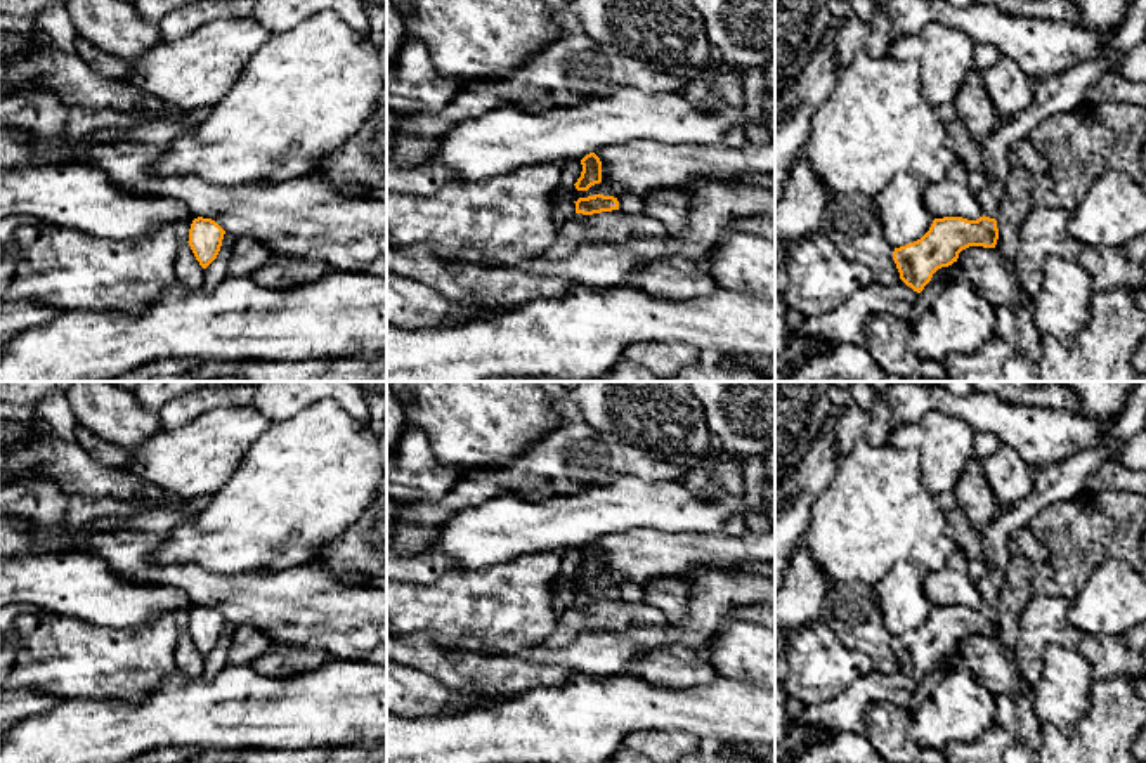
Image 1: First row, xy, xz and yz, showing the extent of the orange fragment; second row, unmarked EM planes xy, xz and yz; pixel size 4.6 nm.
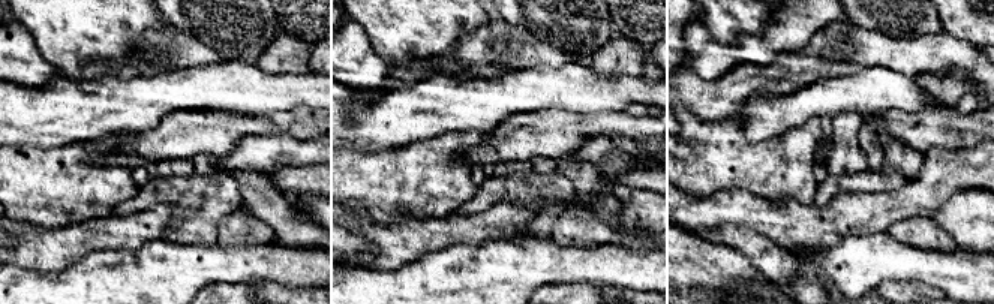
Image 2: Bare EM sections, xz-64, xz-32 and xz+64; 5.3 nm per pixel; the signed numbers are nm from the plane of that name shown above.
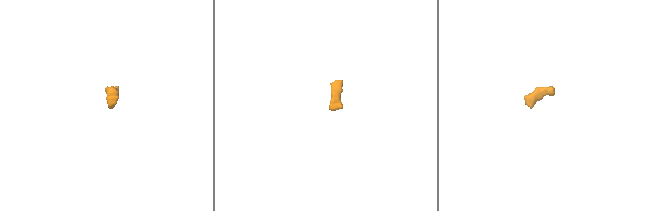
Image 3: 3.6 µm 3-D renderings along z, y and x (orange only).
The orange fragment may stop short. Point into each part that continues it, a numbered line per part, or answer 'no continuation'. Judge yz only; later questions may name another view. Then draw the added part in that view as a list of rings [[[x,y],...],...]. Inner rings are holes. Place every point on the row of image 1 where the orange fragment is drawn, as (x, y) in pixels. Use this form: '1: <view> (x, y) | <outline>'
1: yz (1065, 91) | [[[1134,0],[1123,24],[1099,59],[1077,64],[1033,83],[1033,99],[1014,118],[999,118],[992,134],[980,144],[986,184],[976,192],[985,217],[995,218],[1000,208],[1006,179],[1011,170],[1011,144],[1056,113],[1066,113],[1085,102],[1087,88],[1106,73],[1115,73],[1120,57],[1146,42],[1146,0]]]
2: yz (845, 325) | [[[902,279],[895,284],[872,281],[832,312],[804,317],[801,326],[787,333],[787,345],[798,340],[815,340],[825,345],[863,343],[865,321],[874,314],[893,314],[908,319],[919,293]]]

